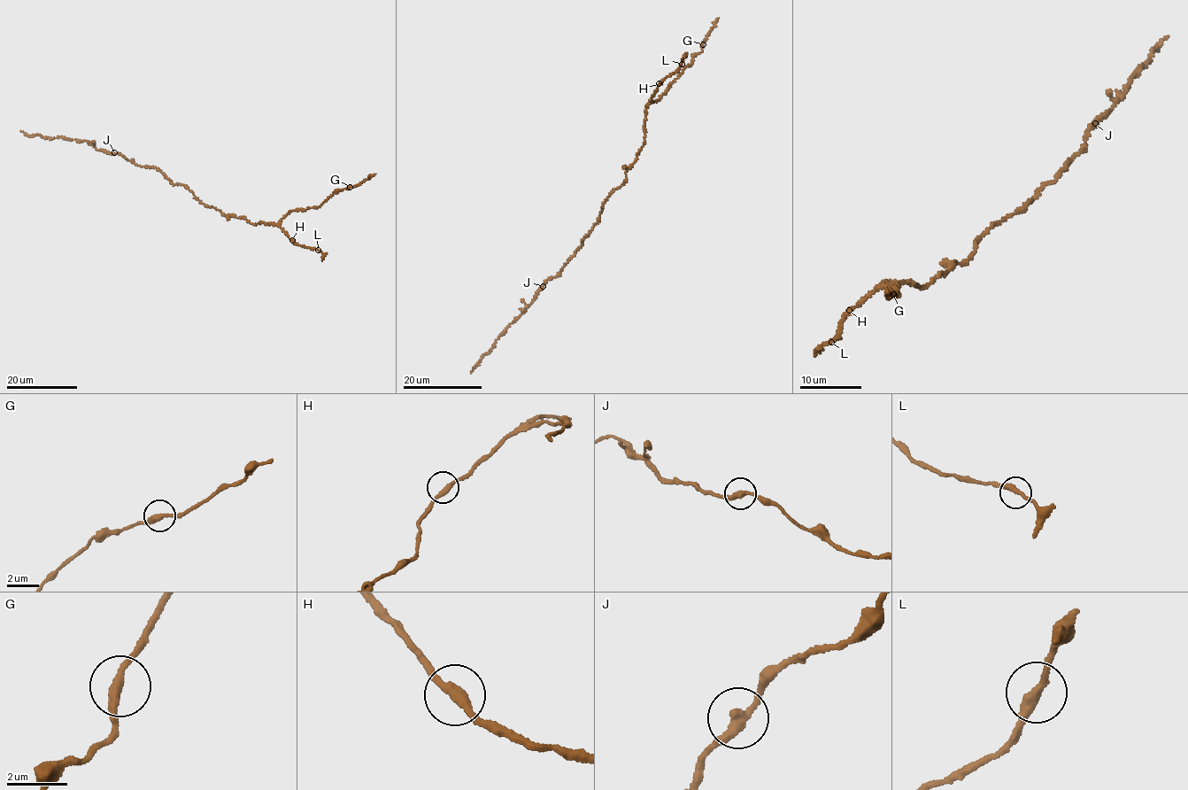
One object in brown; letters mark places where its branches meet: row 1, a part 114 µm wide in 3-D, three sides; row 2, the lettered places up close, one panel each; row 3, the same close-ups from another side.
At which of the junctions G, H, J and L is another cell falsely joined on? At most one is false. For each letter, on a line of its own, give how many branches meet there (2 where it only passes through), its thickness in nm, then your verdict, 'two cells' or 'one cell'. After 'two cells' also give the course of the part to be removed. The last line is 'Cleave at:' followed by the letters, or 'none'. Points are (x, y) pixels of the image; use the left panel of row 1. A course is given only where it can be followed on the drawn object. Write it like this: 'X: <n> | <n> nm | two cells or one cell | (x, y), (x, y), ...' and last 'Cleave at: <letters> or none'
G: 2 | 300 nm | one cell
H: 2 | 280 nm | one cell
J: 2 | 300 nm | one cell
L: 2 | 300 nm | one cell
Cleave at: none

